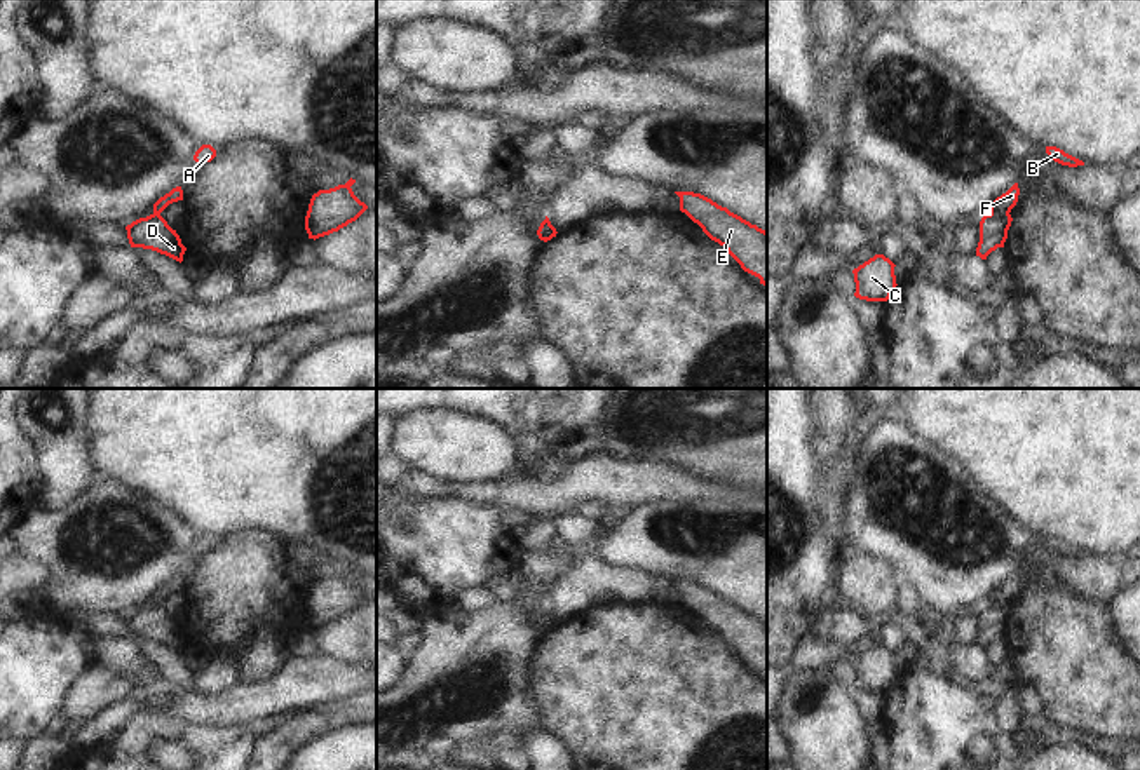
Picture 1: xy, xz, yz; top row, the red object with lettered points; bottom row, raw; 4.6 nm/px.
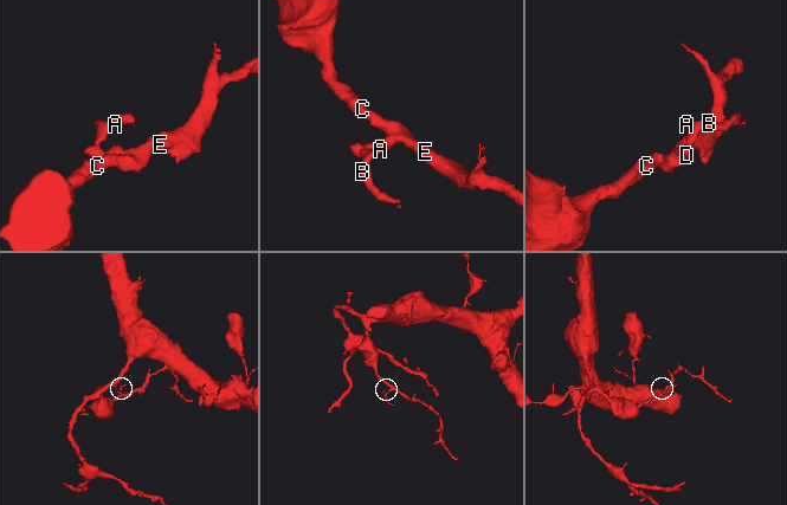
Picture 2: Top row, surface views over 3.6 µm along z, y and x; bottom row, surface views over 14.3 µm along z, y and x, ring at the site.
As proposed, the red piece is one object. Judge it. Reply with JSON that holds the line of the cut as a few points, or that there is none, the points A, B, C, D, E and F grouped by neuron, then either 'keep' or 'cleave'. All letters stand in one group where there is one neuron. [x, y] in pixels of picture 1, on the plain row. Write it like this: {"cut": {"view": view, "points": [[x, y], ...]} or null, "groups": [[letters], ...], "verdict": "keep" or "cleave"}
{"cut": {"view": "yz", "points": [[990, 601], [1008, 605]]}, "groups": [["A", "B", "F"], ["C", "D", "E"]], "verdict": "cleave"}

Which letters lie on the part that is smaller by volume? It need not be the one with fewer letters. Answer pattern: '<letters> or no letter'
A, B, F.

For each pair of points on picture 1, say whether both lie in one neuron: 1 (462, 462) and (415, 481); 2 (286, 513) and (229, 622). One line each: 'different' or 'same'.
1: different
2: different

